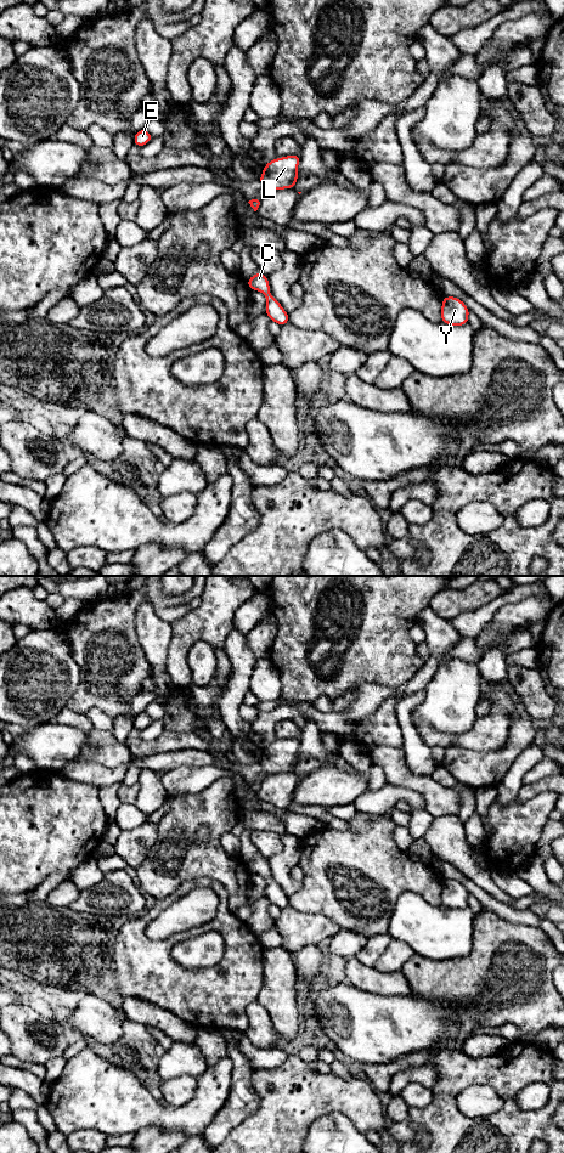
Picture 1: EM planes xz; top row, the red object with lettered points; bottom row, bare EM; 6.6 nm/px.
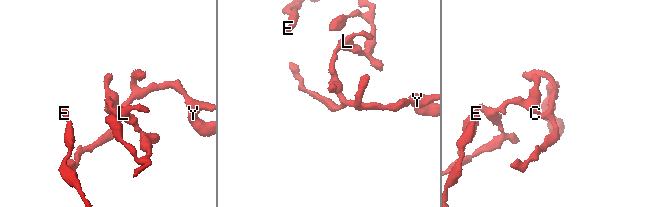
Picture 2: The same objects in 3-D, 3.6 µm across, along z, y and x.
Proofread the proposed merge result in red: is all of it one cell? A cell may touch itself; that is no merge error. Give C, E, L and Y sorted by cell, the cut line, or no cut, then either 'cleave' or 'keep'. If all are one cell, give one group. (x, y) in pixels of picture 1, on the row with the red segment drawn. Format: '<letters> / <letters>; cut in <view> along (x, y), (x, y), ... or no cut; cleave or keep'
C E L Y; no cut; keep

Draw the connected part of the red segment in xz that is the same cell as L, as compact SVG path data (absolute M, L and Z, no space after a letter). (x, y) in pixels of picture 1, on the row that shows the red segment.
M297 154L276 158L269 162L259 177L263 188L269 191L283 188L295 190L295 182L299 177L297 166L300 159L300 154Z

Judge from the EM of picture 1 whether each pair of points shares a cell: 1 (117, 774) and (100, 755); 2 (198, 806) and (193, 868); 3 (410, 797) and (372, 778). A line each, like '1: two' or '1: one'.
1: two
2: one
3: two

